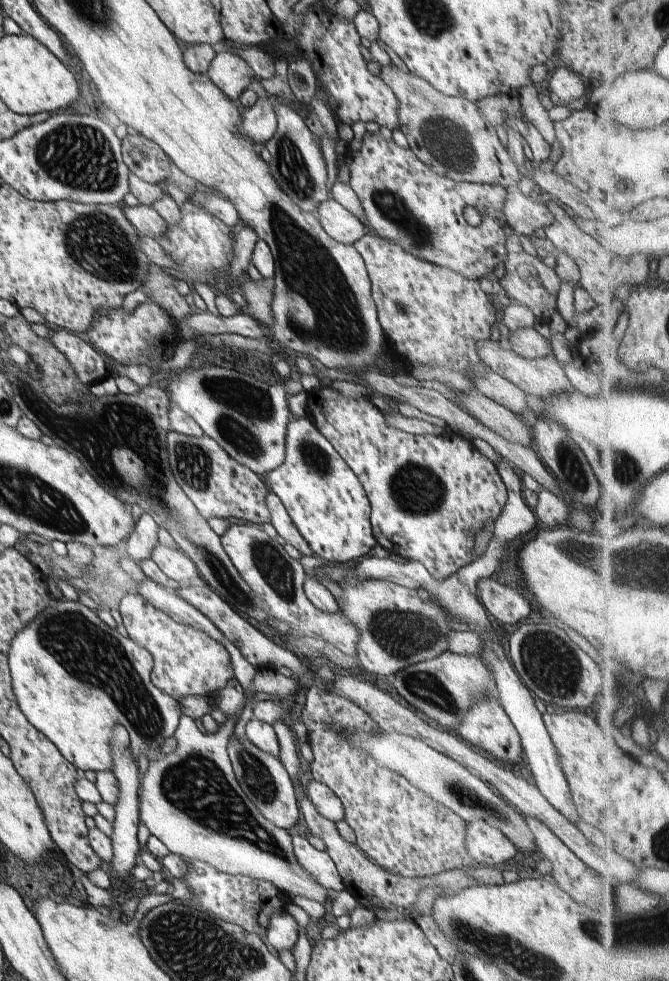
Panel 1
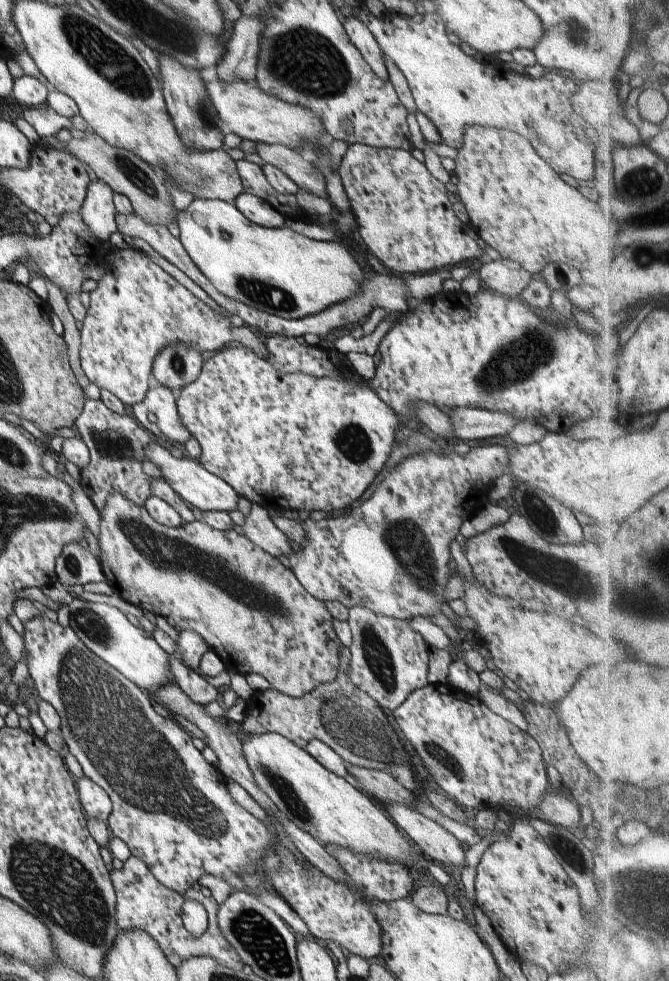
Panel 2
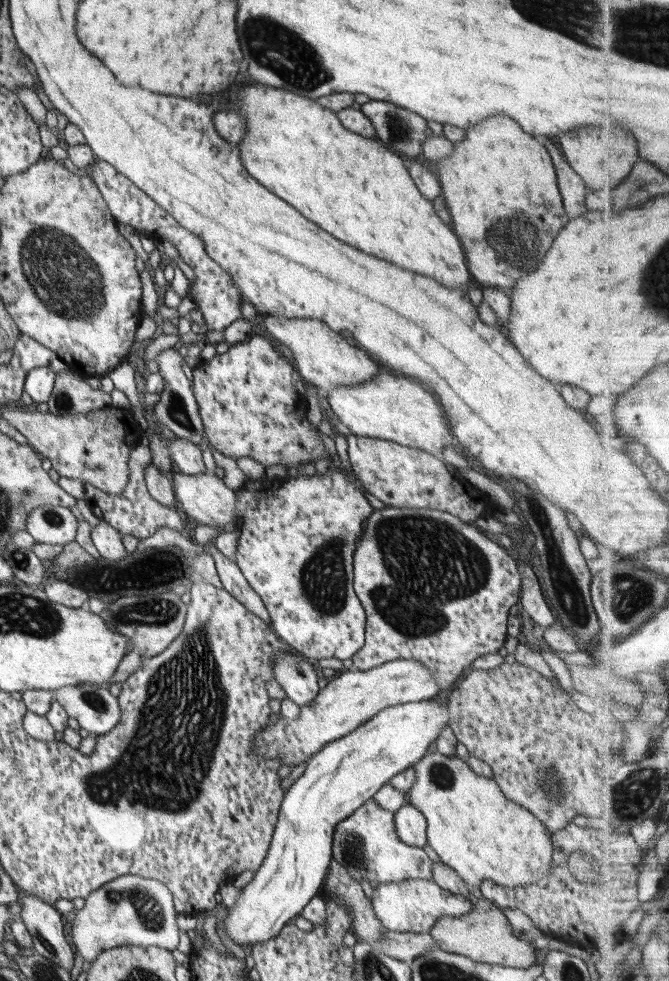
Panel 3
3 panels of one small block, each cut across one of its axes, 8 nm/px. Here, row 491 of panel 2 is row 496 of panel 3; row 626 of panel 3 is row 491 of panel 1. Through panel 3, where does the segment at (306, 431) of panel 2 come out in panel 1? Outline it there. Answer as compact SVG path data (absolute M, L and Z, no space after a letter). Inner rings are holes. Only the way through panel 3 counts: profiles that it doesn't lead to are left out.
M295 416L288 423L285 461L263 480L270 492L282 501L293 524L320 558L338 565L354 564L376 546L377 540L371 527L371 506L360 479L310 418Z

